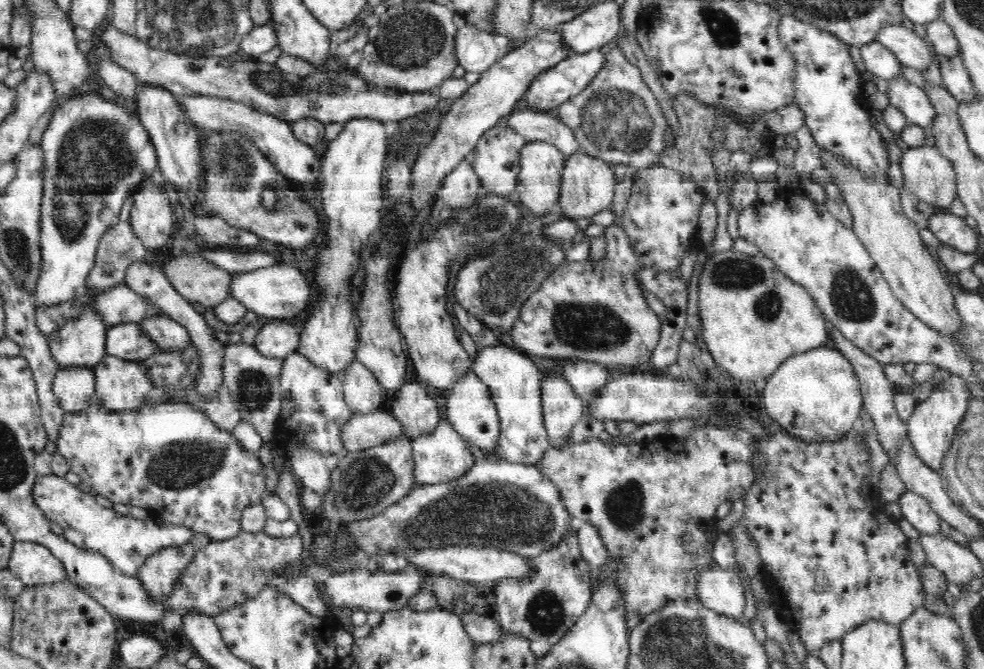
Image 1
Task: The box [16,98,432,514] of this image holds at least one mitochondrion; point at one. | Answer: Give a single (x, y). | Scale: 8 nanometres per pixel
(95, 155)

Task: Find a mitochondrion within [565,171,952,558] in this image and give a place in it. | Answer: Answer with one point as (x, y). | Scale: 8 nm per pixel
(735, 273)

